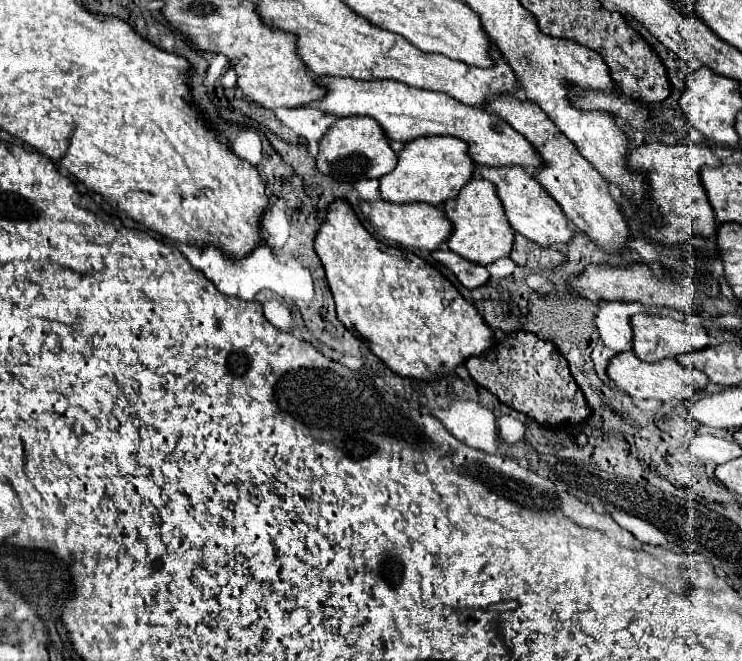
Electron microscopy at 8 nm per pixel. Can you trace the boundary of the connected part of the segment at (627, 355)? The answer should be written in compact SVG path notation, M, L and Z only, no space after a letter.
M632 350L616 354L612 358L612 362L608 366L608 376L618 388L622 388L632 398L656 398L662 402L668 402L668 400L686 402L696 392L706 390L706 384L708 384L708 378L700 370L684 368L674 358L664 358L664 360L648 364L648 362L640 362Z

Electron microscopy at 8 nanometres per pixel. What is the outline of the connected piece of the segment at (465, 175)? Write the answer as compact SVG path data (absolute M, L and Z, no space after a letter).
M422 136L416 138L398 152L396 168L380 178L380 194L388 202L428 202L440 206L446 200L458 196L460 188L472 178L474 162L468 156L468 144L452 136Z

